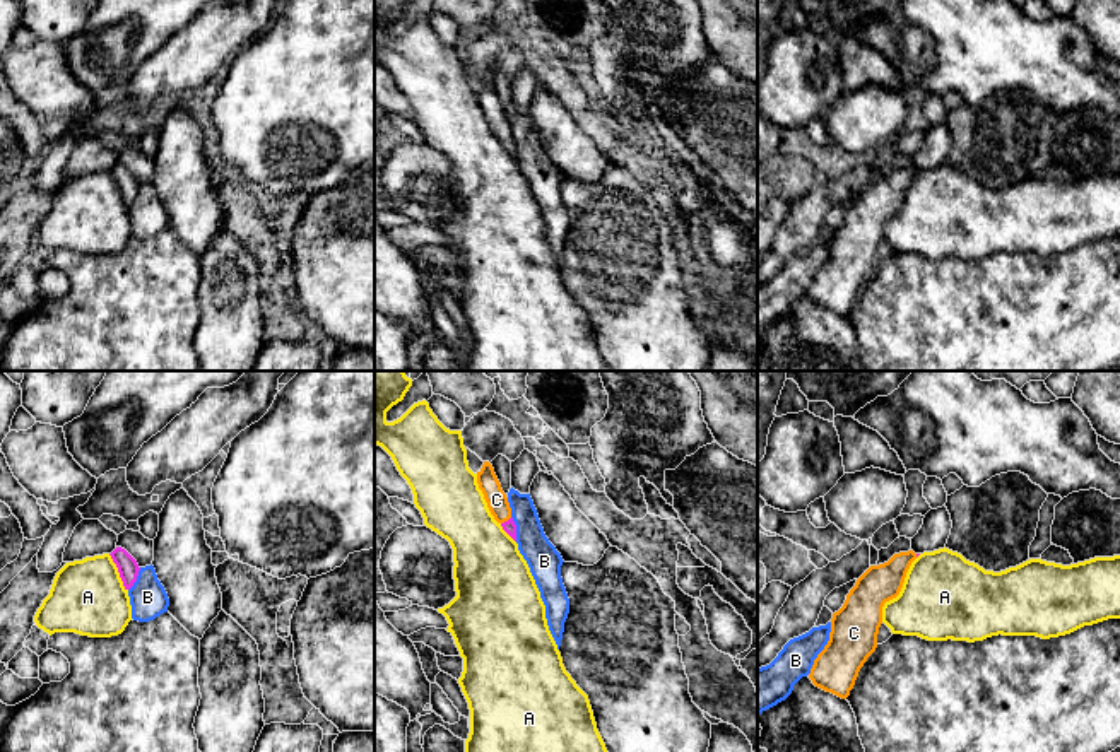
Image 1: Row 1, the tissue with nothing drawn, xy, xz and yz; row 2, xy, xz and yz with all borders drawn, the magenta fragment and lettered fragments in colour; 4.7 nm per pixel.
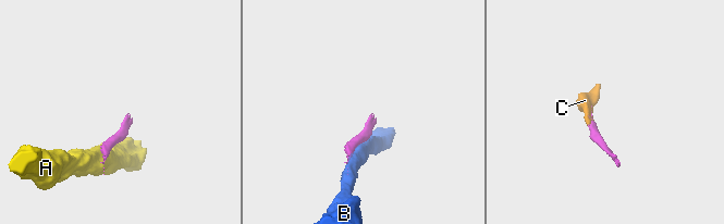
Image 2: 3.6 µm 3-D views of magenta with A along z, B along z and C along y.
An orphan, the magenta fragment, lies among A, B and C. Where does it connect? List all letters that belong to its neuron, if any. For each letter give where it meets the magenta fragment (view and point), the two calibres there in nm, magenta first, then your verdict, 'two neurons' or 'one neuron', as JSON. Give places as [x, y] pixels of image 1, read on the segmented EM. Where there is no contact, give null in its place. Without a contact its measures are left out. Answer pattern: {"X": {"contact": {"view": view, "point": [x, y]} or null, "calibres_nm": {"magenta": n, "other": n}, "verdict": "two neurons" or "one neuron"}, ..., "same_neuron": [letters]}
{"A": {"contact": {"view": "xy", "point": [118, 571]}, "calibres_nm": {"magenta": 100, "other": 360}, "verdict": "two neurons"}, "B": {"contact": {"view": "xz", "point": [515, 528]}, "calibres_nm": {"magenta": 60, "other": 160}, "verdict": "two neurons"}, "C": {"contact": {"view": "xz", "point": [505, 522]}, "calibres_nm": {"magenta": 60, "other": 100}, "verdict": "one neuron"}, "same_neuron": ["C"]}

